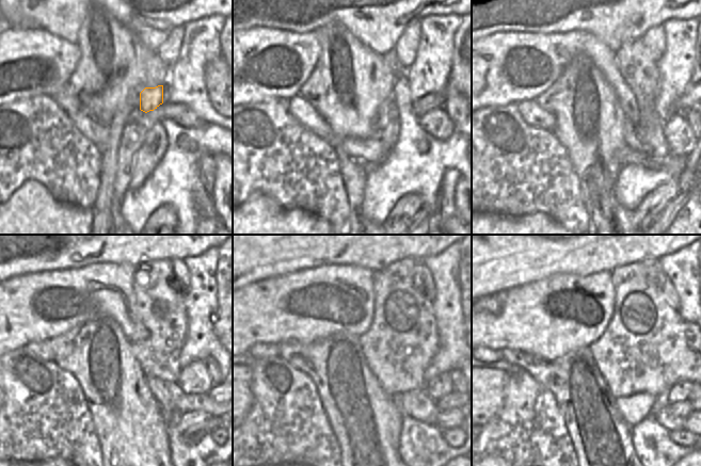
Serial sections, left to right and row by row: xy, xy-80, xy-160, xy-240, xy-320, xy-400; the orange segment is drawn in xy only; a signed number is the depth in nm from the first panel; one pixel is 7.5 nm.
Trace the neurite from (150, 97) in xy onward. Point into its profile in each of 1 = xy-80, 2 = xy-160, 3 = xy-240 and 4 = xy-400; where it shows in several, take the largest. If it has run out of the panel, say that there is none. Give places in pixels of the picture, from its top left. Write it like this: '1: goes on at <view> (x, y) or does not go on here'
1: goes on at xy-80 (384, 109)
2: goes on at xy-160 (632, 137)
3: goes on at xy-240 (165, 392)
4: goes on at xy-400 (665, 417)

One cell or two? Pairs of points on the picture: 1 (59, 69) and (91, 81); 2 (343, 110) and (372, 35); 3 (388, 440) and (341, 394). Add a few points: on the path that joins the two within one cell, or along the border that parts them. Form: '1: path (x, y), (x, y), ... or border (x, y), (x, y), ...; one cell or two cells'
1: border (81, 50), (79, 62), (68, 82); two cells
2: border (349, 30), (382, 55); two cells
3: path (377, 429), (353, 404); one cell

